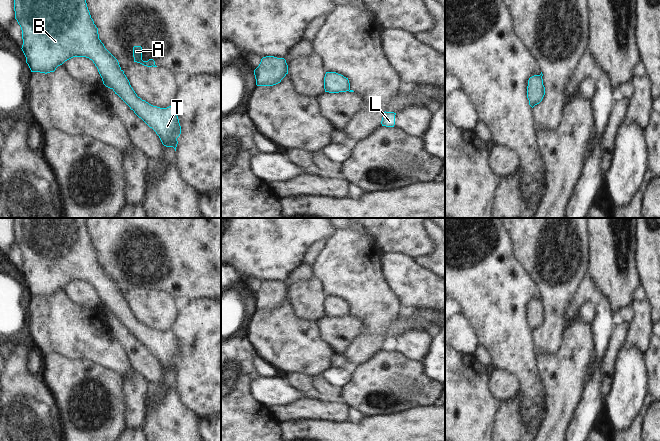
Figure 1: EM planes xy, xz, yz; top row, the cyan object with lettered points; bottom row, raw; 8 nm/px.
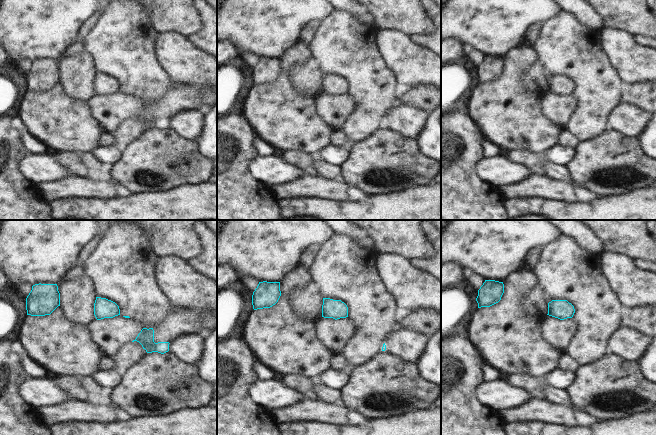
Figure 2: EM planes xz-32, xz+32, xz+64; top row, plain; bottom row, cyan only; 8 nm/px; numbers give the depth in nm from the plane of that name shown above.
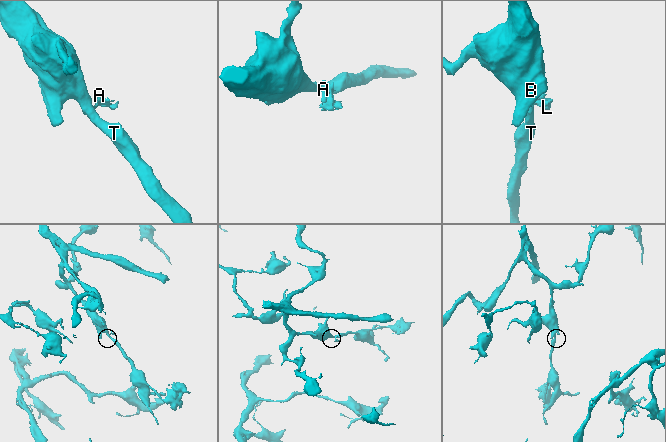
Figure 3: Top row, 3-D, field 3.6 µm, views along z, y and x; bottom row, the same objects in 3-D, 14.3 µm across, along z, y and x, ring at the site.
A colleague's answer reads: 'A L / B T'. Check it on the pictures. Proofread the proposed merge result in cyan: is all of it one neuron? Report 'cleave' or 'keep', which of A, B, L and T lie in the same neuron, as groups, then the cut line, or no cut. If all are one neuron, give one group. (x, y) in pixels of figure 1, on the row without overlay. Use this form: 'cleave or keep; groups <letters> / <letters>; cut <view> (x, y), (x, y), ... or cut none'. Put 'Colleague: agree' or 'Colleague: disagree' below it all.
cleave; groups A L / B T; cut xz (349, 312), (347, 314)
Colleague: agree

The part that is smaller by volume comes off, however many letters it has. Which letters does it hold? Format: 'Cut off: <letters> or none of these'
Cut off: A, L.

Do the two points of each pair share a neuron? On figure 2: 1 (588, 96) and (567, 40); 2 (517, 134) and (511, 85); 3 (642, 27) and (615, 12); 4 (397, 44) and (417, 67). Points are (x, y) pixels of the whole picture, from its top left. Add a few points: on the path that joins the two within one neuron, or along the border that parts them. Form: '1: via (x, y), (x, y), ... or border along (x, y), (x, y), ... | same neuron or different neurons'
1: via (588, 82), (588, 69), (577, 54) | same neuron
2: via (515, 122), (513, 120), (513, 101), (511, 97) | same neuron
3: via (635, 20), (627, 12), (622, 12) | same neuron
4: via (400, 50), (411, 61) | same neuron

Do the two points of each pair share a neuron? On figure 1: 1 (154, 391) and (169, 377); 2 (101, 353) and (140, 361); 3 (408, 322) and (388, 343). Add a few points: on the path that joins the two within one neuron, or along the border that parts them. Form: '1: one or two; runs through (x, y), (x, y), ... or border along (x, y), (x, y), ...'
1: one; runs through (158, 390), (167, 381)
2: two; border along (114, 338), (123, 348), (132, 368)
3: one; runs through (402, 324), (389, 337)

